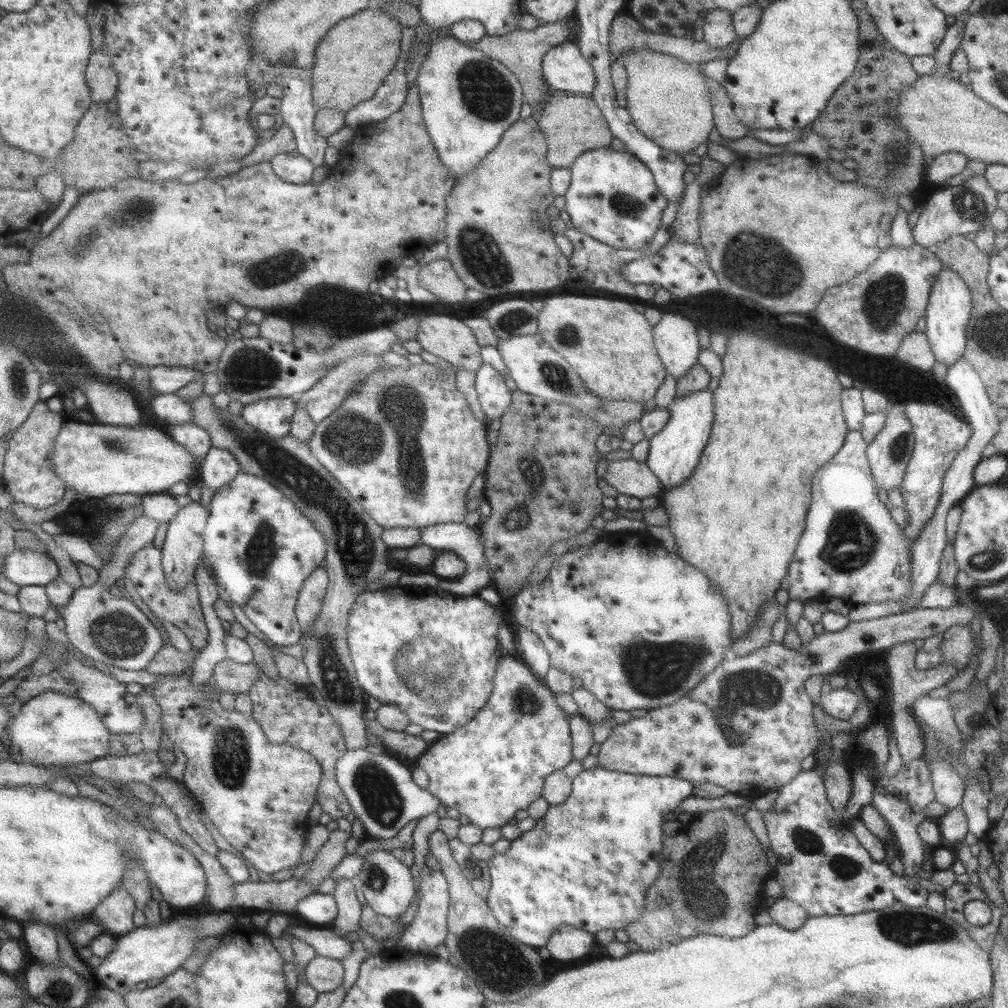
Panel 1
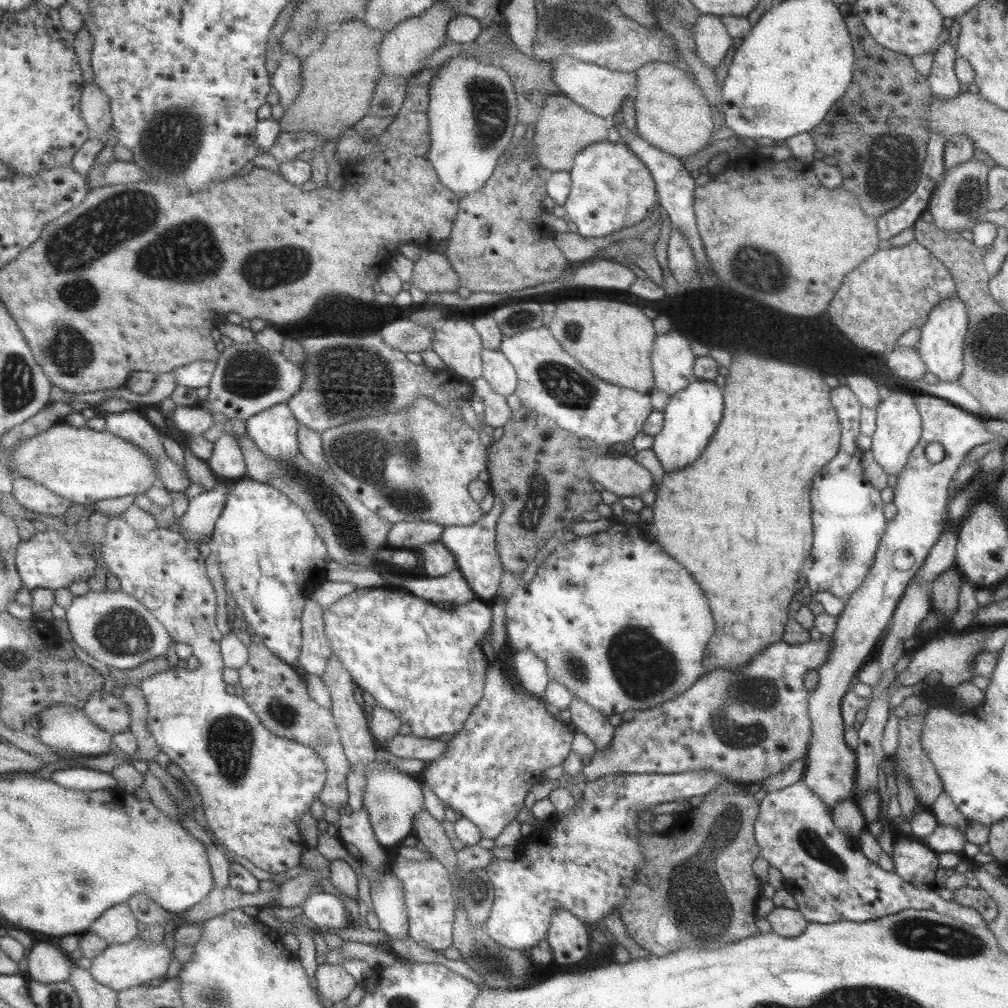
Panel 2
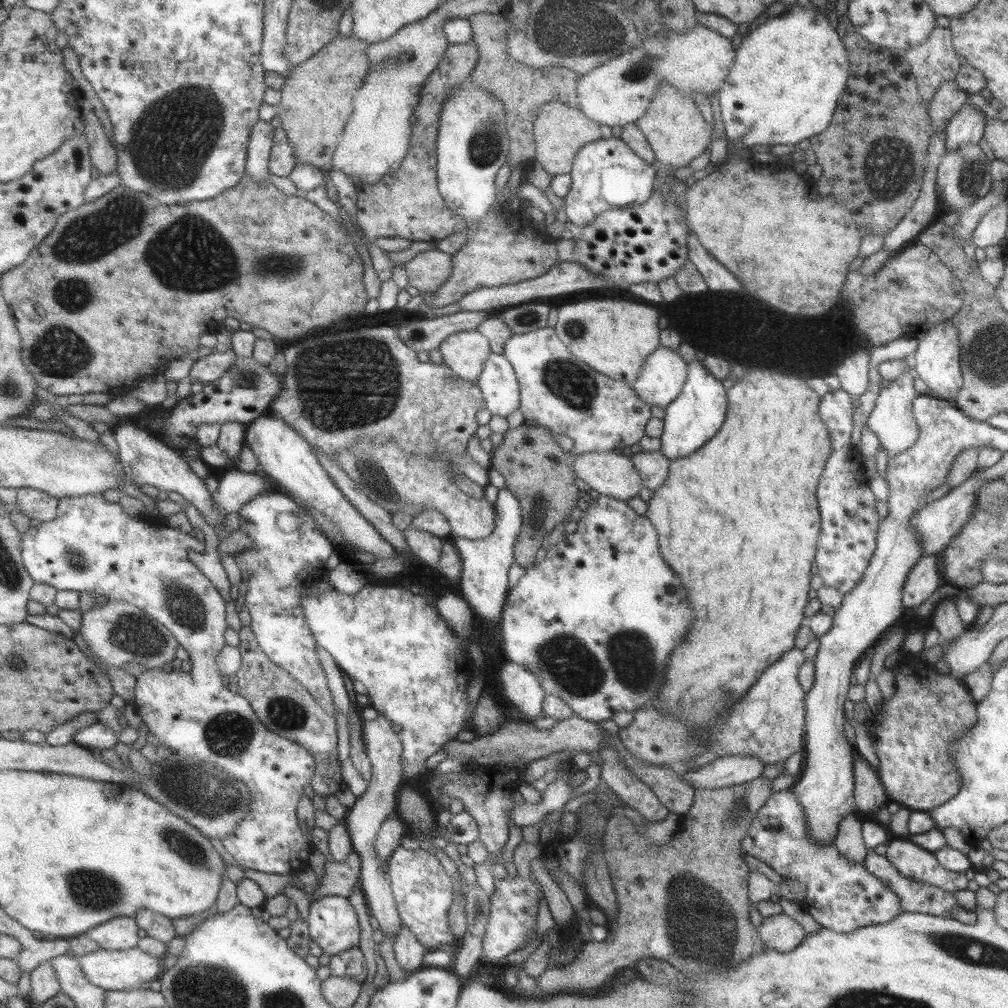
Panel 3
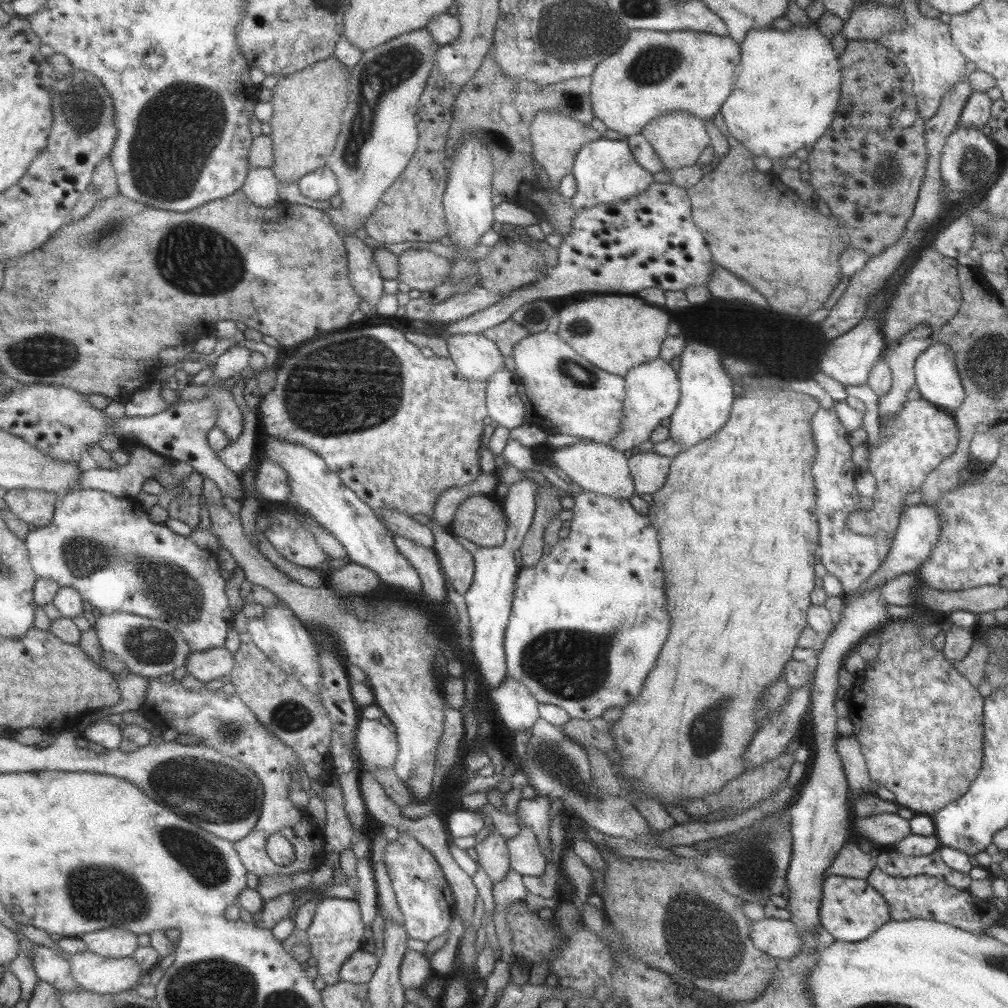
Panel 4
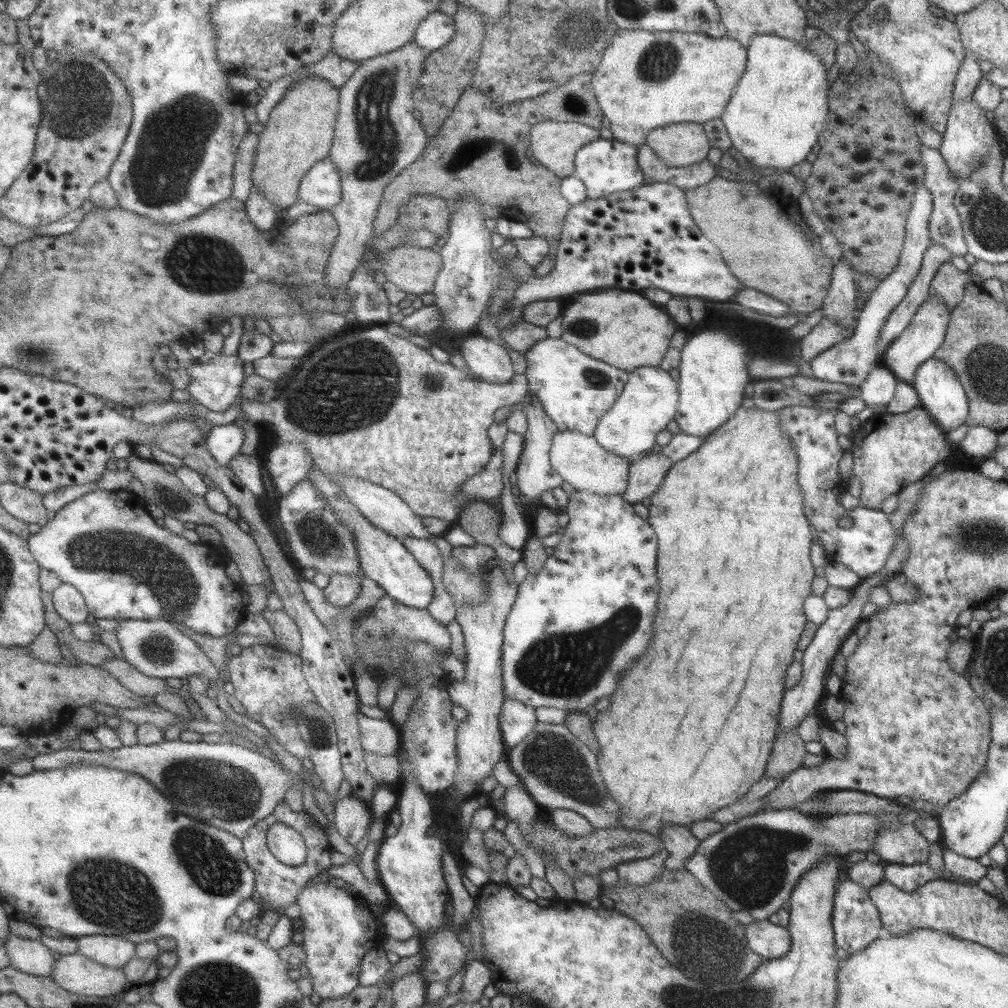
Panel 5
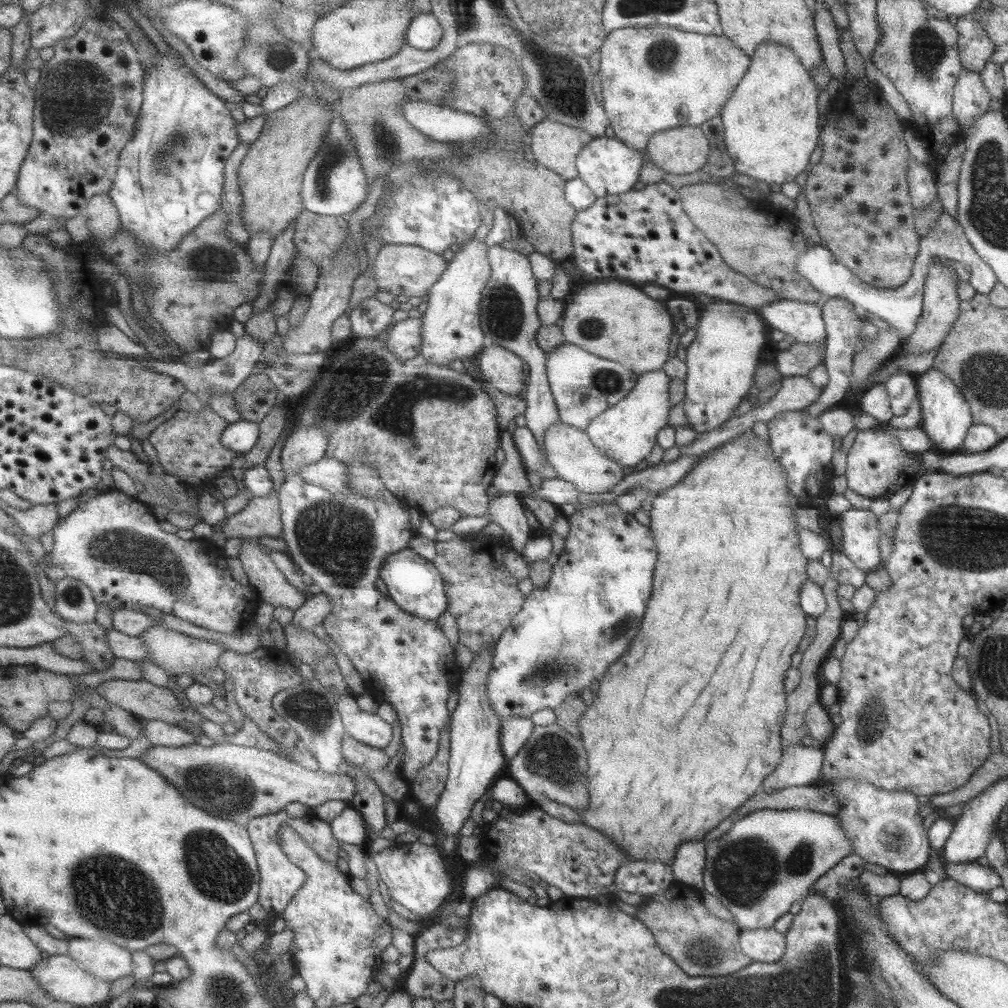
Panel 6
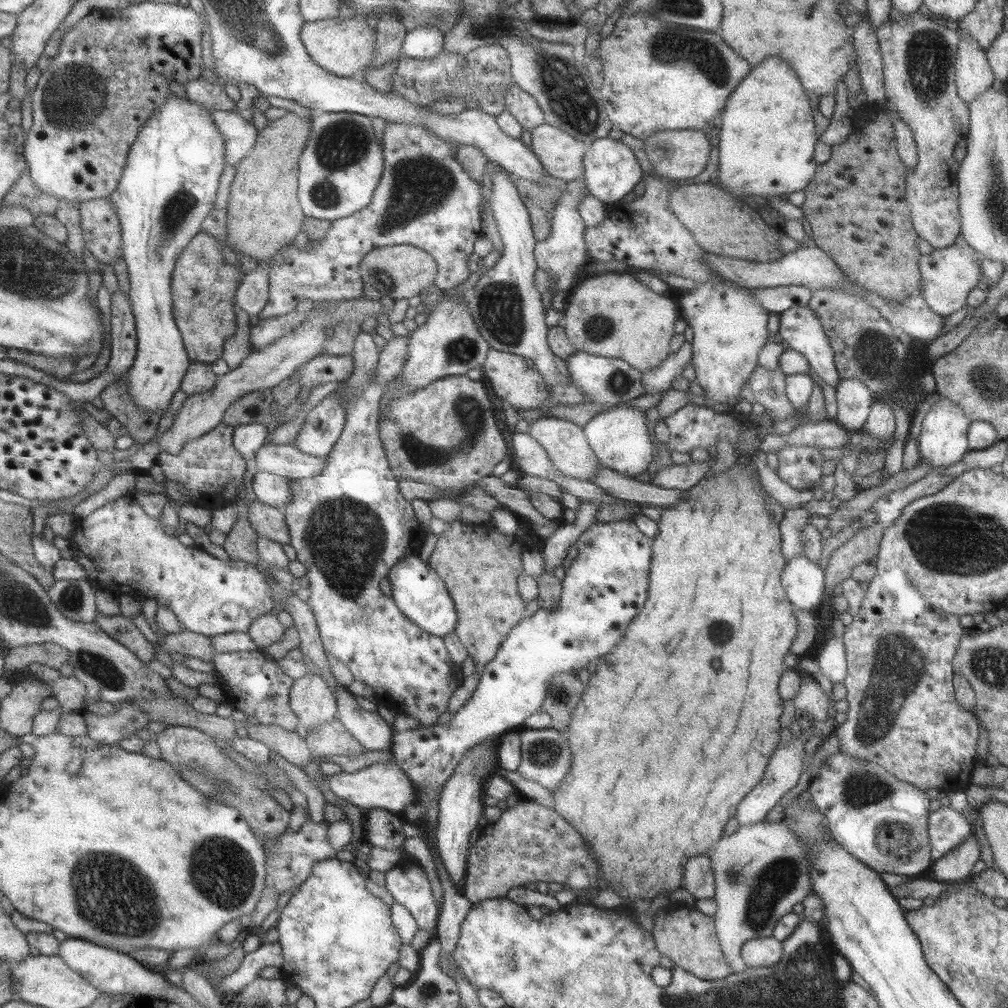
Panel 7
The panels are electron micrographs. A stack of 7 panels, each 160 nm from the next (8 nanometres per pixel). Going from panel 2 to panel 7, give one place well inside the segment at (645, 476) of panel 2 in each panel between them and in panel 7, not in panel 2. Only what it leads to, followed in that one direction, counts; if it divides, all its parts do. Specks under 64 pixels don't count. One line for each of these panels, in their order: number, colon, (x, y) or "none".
3: (610, 474)
4: (597, 468)
5: (580, 460)
6: (574, 458)
7: (565, 444)

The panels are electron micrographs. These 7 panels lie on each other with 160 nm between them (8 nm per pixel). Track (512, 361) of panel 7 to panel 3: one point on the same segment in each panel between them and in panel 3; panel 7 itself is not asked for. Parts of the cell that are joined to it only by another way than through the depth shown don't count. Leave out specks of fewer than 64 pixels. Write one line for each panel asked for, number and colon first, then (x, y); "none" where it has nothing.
3: (464, 352)
4: (476, 357)
5: (483, 357)
6: (501, 368)

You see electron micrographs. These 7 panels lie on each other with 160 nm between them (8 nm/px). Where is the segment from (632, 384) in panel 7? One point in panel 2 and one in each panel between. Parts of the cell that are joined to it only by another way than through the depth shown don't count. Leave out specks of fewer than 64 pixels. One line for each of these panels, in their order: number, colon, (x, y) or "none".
2: (548, 381)
3: (598, 413)
4: (563, 393)
5: (574, 390)
6: (582, 385)

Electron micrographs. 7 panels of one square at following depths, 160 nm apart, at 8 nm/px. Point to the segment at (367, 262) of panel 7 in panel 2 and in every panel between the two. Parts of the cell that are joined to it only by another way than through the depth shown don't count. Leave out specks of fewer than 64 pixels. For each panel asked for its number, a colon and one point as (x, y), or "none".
2: (432, 273)
3: (429, 269)
4: (419, 269)
5: (413, 270)
6: (407, 270)

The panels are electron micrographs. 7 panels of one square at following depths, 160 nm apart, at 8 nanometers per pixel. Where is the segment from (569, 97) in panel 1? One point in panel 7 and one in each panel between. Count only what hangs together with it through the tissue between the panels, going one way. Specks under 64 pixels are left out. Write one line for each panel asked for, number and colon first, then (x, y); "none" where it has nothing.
2: (563, 128)
3: (559, 131)
4: (555, 139)
5: (552, 144)
6: (554, 145)
7: (560, 154)

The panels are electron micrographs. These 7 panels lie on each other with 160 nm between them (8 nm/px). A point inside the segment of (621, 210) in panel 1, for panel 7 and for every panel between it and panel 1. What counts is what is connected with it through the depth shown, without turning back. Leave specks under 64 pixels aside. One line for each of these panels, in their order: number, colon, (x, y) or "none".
2: (610, 188)
3: (605, 173)
4: (605, 171)
5: (604, 166)
6: (607, 166)
7: (610, 170)

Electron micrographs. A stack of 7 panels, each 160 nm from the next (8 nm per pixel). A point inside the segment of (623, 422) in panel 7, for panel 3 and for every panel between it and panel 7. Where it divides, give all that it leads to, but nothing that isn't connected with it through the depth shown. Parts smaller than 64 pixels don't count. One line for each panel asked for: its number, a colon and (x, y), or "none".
3: (663, 372)
4: (651, 390)
5: (648, 401)
6: (625, 432)

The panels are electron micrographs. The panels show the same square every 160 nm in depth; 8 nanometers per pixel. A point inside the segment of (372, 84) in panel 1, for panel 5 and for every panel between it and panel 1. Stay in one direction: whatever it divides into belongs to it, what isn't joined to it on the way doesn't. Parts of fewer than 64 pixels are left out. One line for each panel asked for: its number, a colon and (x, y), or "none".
2: (339, 74)
3: (316, 97)
4: (307, 105)
5: (300, 128)

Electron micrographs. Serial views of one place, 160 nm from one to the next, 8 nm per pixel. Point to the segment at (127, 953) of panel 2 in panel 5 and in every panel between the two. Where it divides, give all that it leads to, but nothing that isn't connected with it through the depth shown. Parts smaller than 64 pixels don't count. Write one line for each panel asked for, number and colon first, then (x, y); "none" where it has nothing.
3: (112, 969)
4: (94, 972)
5: (78, 973)

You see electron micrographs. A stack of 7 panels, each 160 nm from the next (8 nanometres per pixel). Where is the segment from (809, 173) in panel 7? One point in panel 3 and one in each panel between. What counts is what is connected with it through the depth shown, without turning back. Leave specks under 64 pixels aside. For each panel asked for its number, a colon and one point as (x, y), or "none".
3: (787, 75)
4: (784, 95)
5: (778, 107)
6: (770, 126)

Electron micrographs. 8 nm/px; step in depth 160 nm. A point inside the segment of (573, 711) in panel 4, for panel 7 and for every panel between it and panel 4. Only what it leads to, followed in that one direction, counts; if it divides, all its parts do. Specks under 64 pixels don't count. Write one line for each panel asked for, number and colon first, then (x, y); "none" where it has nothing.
5: (575, 627)
6: (566, 634)
7: (605, 586)

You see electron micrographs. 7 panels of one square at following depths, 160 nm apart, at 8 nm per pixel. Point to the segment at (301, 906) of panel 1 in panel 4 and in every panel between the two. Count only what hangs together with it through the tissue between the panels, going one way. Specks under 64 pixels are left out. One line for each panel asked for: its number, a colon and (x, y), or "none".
2: (326, 912)
3: (332, 922)
4: (335, 931)

